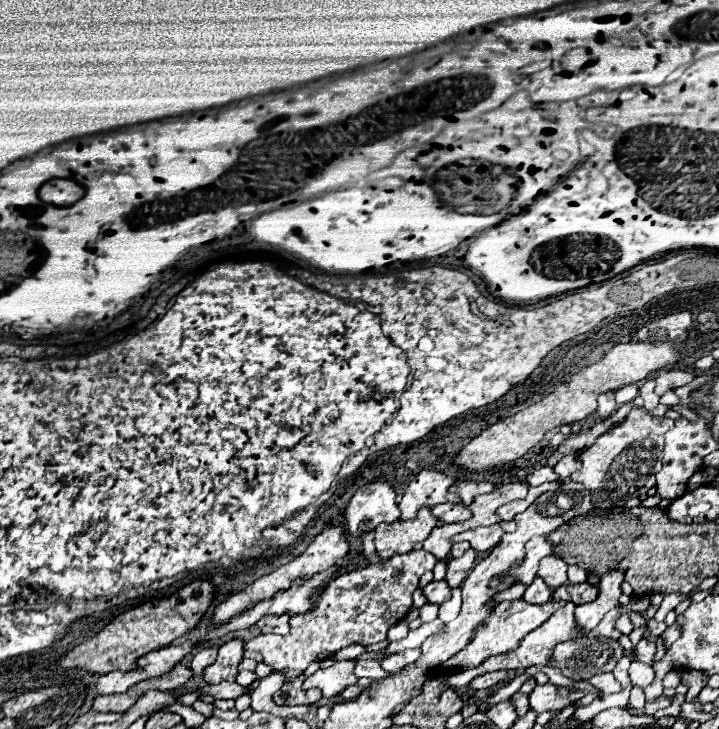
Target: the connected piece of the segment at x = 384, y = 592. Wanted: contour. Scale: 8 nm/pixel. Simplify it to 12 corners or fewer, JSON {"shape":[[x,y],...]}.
{"shape":[[410,551],[342,573],[286,637],[258,635],[290,683],[348,645],[384,641],[438,561]]}

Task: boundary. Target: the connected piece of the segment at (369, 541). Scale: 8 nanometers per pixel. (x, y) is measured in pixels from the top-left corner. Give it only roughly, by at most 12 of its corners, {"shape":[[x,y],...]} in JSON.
{"shape":[[374,531],[362,535],[363,556],[368,561],[380,561],[374,551]]}

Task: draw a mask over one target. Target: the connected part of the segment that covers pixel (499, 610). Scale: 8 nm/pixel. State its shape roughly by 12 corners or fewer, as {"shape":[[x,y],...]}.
{"shape":[[502,601],[444,667],[478,667],[514,651],[564,603]]}

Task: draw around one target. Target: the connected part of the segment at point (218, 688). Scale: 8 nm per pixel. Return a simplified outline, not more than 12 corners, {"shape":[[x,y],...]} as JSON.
{"shape":[[218,683],[200,689],[214,699],[238,699],[248,687],[238,683]]}

